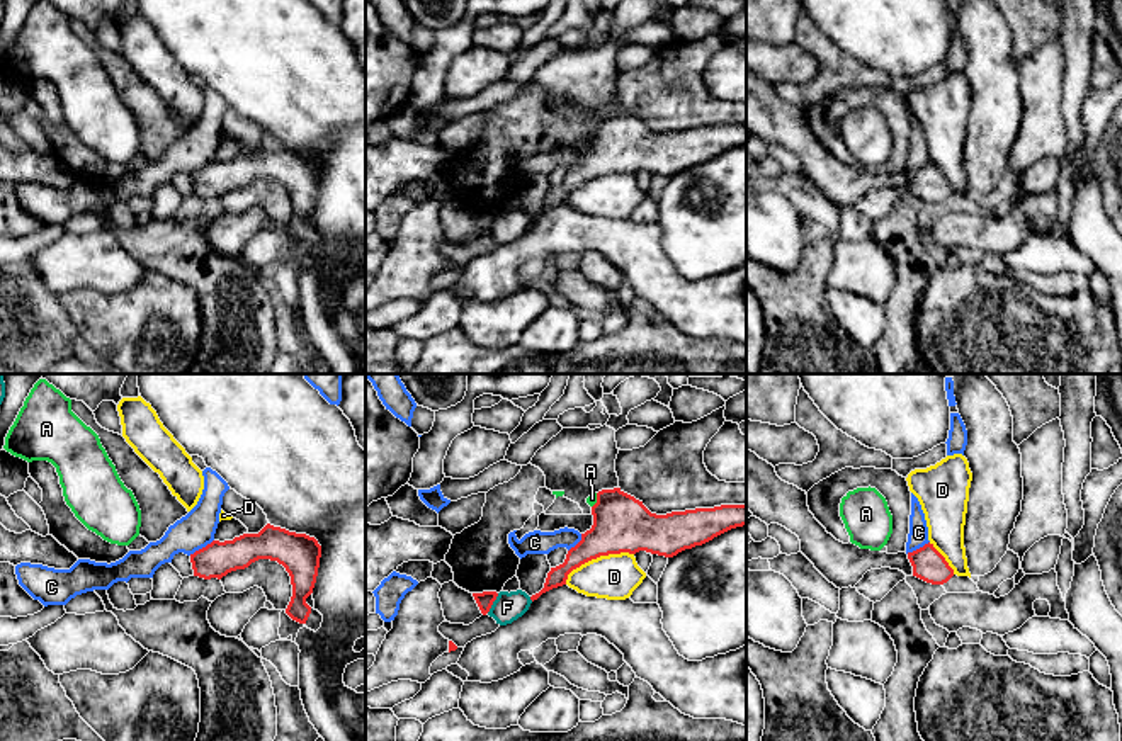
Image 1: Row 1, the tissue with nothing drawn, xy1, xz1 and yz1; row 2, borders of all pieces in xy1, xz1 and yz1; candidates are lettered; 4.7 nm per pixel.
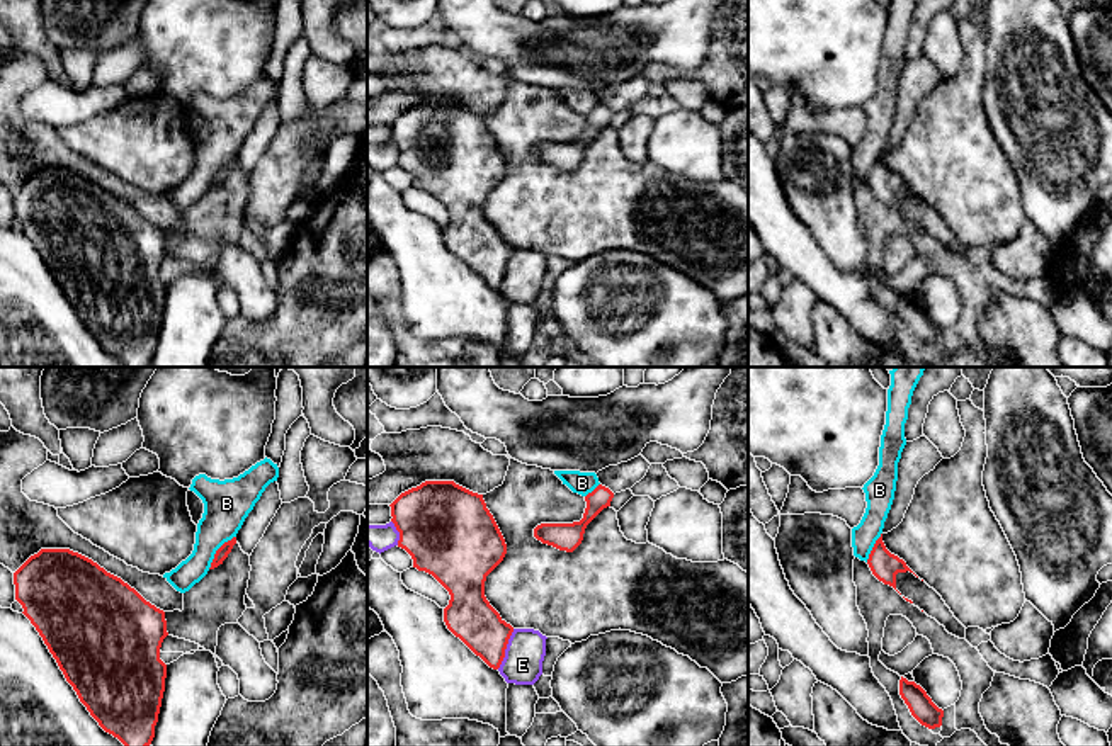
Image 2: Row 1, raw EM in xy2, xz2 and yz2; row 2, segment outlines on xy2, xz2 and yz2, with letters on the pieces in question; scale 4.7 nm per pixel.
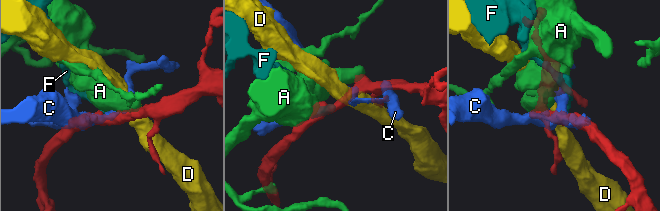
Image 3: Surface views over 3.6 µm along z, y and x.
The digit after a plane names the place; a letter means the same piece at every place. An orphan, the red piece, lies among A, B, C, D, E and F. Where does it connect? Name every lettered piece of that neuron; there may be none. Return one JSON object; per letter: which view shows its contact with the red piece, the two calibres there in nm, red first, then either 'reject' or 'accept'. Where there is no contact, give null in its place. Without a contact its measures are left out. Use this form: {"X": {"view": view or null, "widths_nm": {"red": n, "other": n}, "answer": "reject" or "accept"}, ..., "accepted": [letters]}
{"A": {"view": "xz1", "widths_nm": {"red": 280, "other": 50}, "answer": "reject"}, "B": {"view": "xy2", "widths_nm": {"red": 60, "other": 220}, "answer": "reject"}, "C": {"view": "xy1", "widths_nm": {"red": 170, "other": 170}, "answer": "reject"}, "D": {"view": "xz1", "widths_nm": {"red": 280, "other": 220}, "answer": "reject"}, "E": {"view": "xz2", "widths_nm": {"red": 220, "other": 190}, "answer": "reject"}, "F": {"view": "xz1", "widths_nm": {"red": 80, "other": 140}, "answer": "reject"}, "accepted": []}

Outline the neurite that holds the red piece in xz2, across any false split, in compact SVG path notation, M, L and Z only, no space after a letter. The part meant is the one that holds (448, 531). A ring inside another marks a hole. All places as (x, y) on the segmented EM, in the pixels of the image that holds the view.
M425 481L401 493L389 506L391 522L400 532L398 547L411 556L413 568L432 574L451 595L444 608L447 629L490 668L498 670L513 627L486 600L485 581L503 561L507 544L483 495L454 481Z

